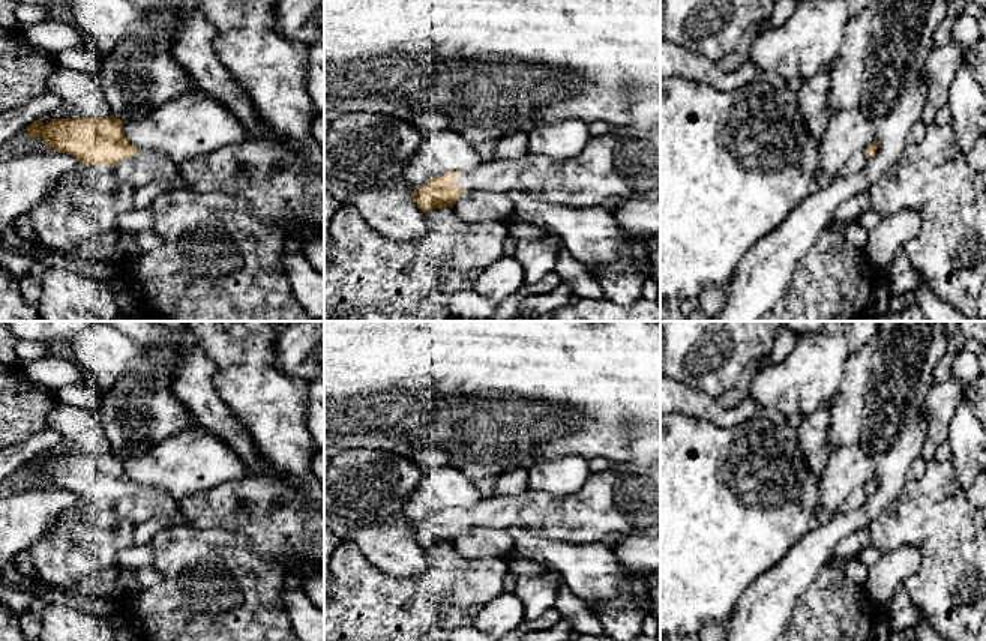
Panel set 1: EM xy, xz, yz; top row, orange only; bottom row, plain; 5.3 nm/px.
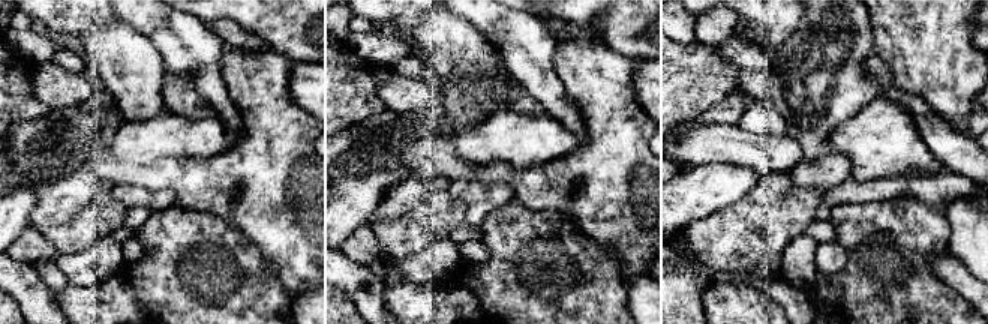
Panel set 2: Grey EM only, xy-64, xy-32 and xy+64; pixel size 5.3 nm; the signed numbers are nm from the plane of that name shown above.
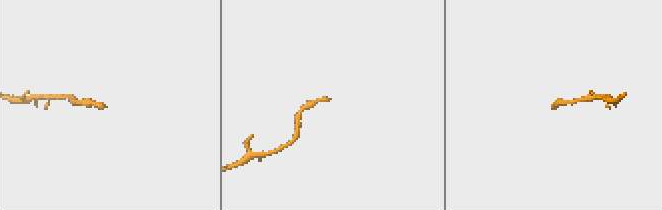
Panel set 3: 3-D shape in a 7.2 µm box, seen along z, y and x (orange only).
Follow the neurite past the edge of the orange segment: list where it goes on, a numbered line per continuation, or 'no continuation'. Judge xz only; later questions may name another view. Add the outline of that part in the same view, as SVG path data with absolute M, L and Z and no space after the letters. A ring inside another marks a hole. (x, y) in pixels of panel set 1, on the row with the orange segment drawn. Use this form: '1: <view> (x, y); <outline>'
1: xz (623, 164); M612 128L605 135L591 137L584 150L569 159L527 153L519 159L483 161L471 173L456 176L456 186L503 194L522 191L570 207L597 206L609 198L660 203L660 131Z

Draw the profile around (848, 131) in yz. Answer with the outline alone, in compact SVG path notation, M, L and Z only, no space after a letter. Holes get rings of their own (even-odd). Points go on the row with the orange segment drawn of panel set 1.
M860 108L837 111L818 140L818 170L837 177L846 159L864 150L876 138L876 131Z

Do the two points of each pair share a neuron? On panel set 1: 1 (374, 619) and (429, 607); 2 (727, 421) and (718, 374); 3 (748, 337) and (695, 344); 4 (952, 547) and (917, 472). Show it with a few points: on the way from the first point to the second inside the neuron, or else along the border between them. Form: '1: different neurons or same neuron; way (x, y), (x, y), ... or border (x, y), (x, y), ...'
1: same neuron; way (387, 619), (413, 619), (416, 616)
2: different neurons; border (682, 383), (703, 389), (716, 400)
3: same neuron; way (734, 337), (712, 337), (709, 340)
4: different neurons; border (928, 463), (923, 473), (910, 481)

